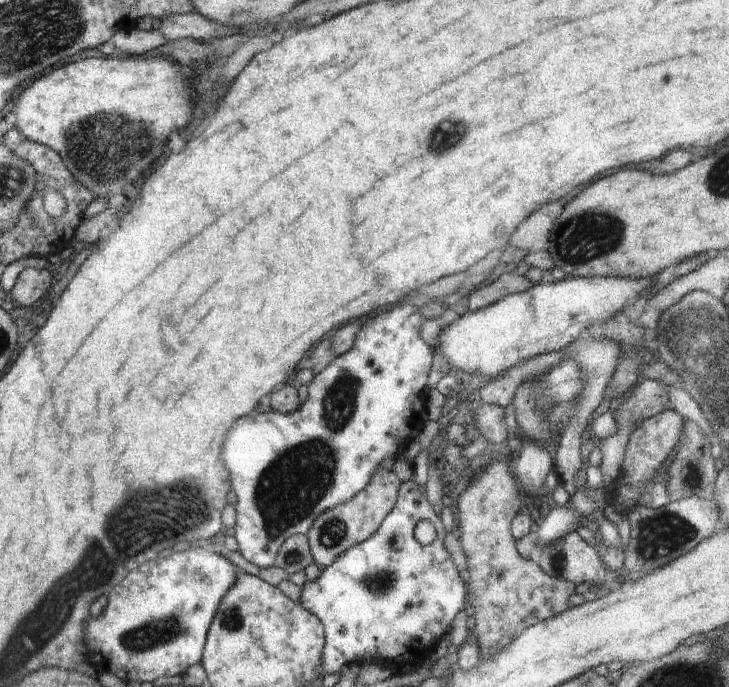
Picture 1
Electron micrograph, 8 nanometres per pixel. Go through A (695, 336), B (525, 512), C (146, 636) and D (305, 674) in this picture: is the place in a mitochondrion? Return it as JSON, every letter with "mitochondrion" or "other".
{"A":"mitochondrion","B":"other","C":"mitochondrion","D":"other"}

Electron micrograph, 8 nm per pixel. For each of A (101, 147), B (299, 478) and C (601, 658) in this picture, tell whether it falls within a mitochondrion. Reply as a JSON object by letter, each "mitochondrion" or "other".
{"A":"mitochondrion","B":"mitochondrion","C":"other"}

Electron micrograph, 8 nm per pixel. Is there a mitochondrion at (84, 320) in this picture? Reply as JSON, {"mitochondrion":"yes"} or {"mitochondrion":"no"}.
{"mitochondrion":"no"}

